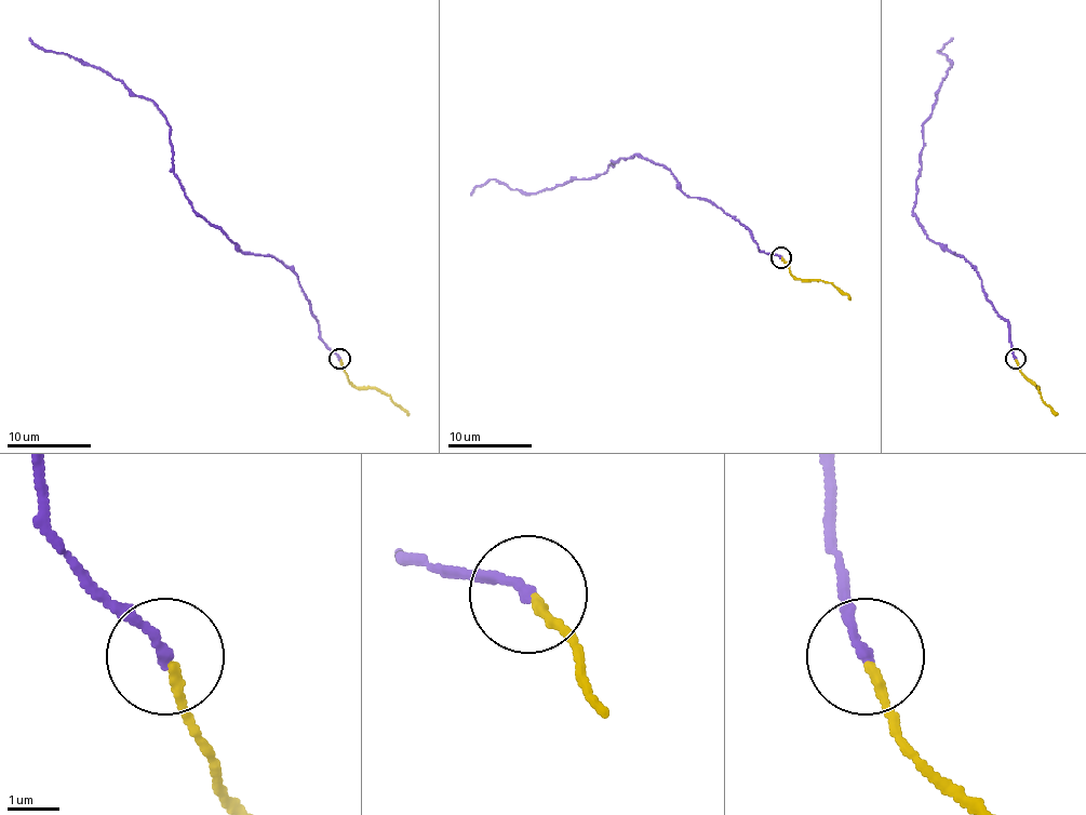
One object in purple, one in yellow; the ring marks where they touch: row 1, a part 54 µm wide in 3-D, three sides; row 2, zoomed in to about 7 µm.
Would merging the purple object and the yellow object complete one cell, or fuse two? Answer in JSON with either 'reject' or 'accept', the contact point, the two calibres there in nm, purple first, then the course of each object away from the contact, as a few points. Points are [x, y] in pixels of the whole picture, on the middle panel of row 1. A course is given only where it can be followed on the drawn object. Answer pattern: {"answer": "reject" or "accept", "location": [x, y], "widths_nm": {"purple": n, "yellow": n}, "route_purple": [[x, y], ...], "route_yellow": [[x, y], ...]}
{"answer": "accept", "location": [780, 257], "widths_nm": {"purple": 200, "yellow": 180}, "route_purple": [[781, 257], [760, 251], [748, 228], [635, 155], [536, 192], [487, 179], [471, 195]], "route_yellow": [[781, 257], [798, 279], [826, 281], [846, 294], [848, 299]]}

